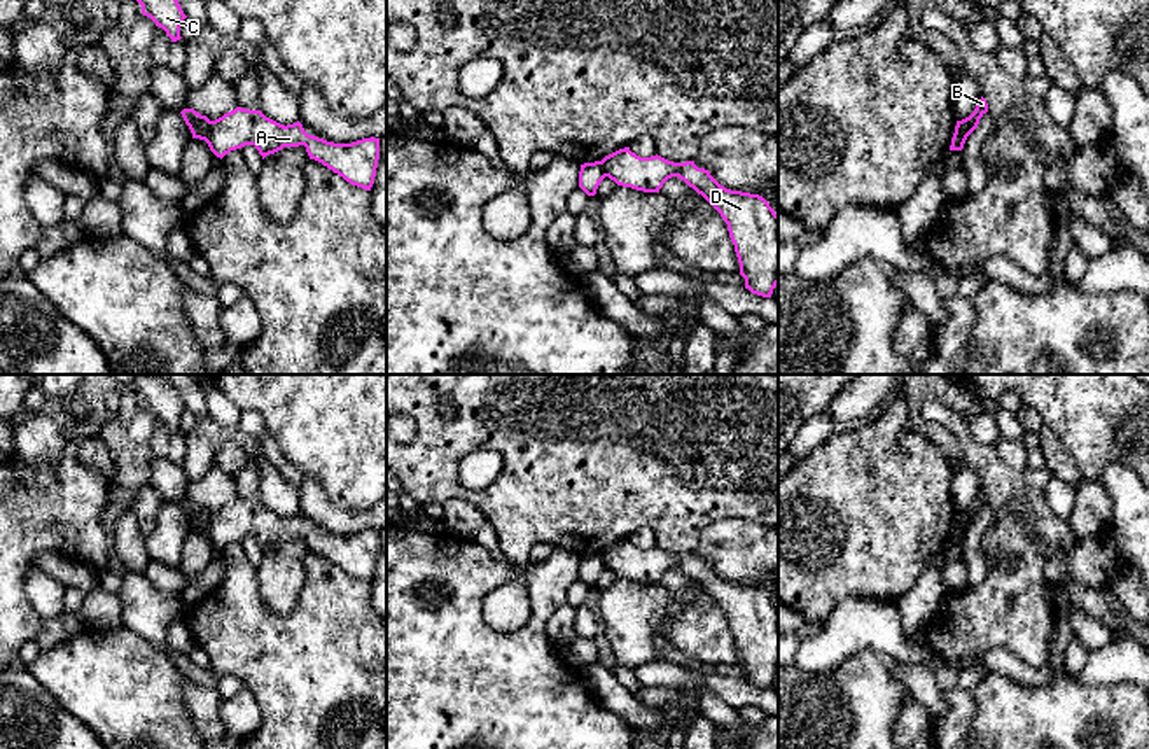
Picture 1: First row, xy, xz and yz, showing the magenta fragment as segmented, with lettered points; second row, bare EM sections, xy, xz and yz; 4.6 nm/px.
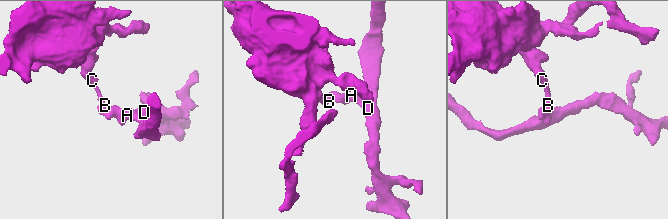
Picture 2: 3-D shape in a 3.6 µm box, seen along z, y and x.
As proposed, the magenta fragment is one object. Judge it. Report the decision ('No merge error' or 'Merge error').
Merge error

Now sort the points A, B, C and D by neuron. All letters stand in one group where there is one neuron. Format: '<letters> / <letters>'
A D / B C

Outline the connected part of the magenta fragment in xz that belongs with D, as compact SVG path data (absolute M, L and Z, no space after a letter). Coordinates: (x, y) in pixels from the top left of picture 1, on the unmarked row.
M630 539L605 548L600 555L617 578L644 584L659 584L672 569L684 572L728 616L745 681L771 690L778 677L778 607L763 588L726 581L694 553L673 555L658 546L640 550Z

